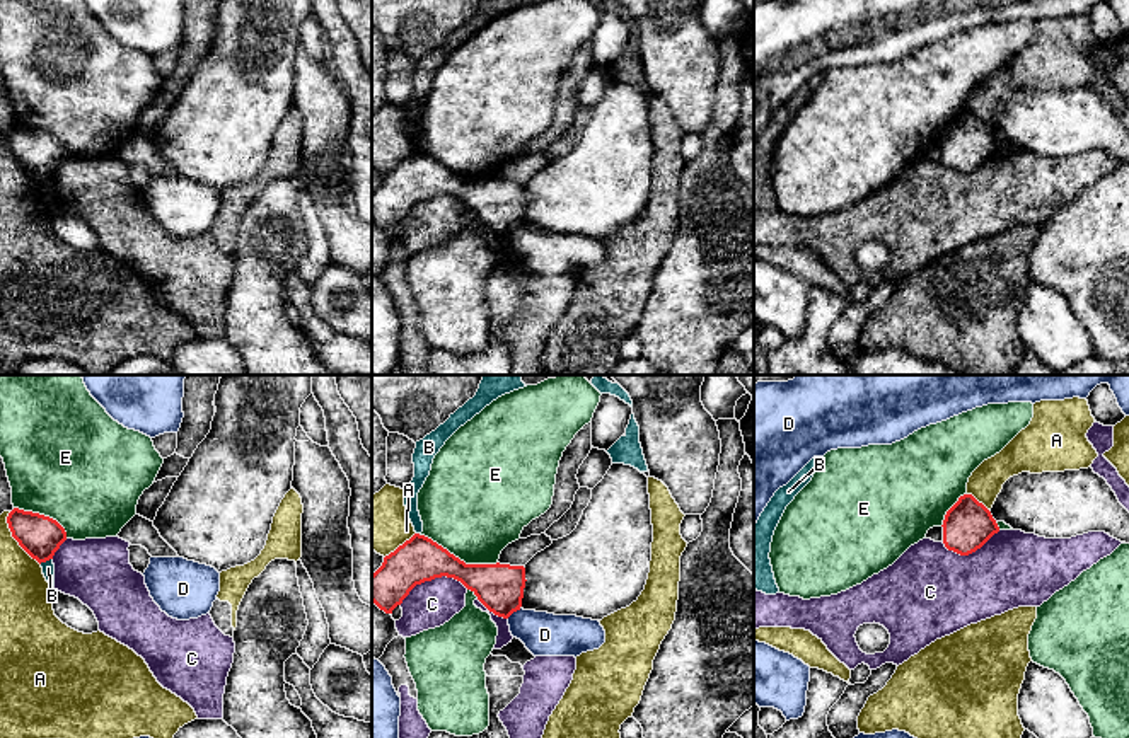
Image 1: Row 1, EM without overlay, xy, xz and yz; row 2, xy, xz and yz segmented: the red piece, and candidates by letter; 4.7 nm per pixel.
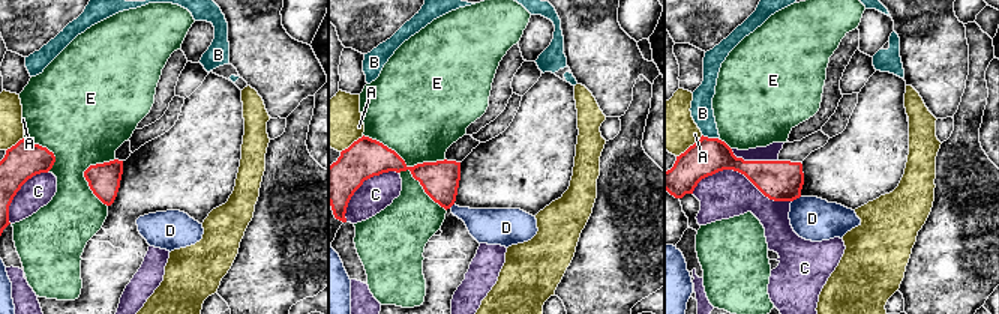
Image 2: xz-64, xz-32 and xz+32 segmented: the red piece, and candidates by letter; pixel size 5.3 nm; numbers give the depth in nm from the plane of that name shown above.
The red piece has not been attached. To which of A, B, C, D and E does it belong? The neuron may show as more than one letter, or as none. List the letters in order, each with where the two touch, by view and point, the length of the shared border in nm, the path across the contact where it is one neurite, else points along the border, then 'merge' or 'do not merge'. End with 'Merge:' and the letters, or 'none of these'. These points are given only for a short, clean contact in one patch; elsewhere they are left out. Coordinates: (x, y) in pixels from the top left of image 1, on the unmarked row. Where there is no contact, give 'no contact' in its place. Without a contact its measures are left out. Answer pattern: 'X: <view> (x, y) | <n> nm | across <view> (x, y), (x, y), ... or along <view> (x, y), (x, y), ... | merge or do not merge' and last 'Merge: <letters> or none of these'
A: xy (14, 155) | 300 nm | do not merge
B: xy (45, 179) | 70 nm | along xy (52, 176), (40, 181) | do not merge
C: xz (432, 196) | 340 nm | do not merge
D: xz (514, 229) | 80 nm | do not merge
E: xz (457, 176) | 400 nm | do not merge
Merge: none of these

